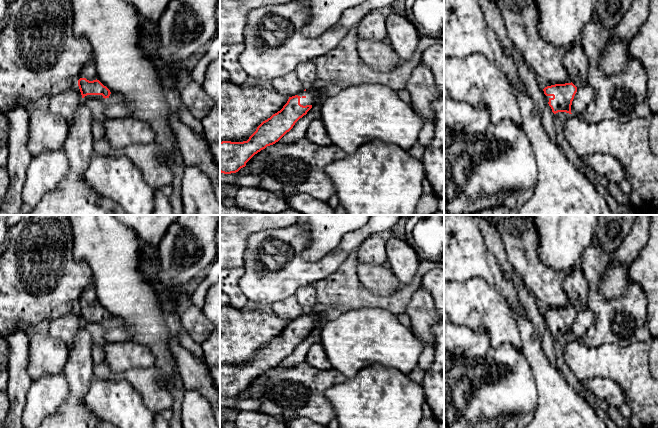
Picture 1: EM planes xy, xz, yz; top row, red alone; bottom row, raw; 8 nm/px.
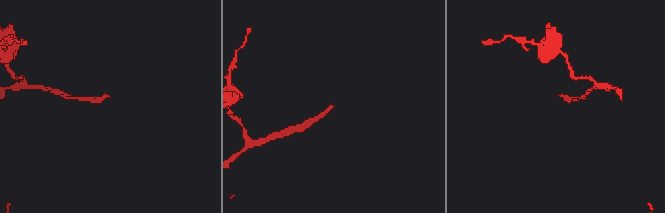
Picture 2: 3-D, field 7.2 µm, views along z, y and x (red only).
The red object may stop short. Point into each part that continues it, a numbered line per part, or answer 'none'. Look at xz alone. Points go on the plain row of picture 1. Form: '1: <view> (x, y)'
1: xz (311, 319)

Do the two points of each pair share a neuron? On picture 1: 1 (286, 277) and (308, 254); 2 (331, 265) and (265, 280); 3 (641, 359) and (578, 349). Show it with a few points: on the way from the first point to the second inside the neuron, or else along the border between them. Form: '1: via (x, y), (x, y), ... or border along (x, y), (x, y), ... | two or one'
1: border along (309, 236), (302, 256), (315, 262) | two
2: via (315, 271), (281, 272) | one
3: via (625, 359), (594, 359) | one

